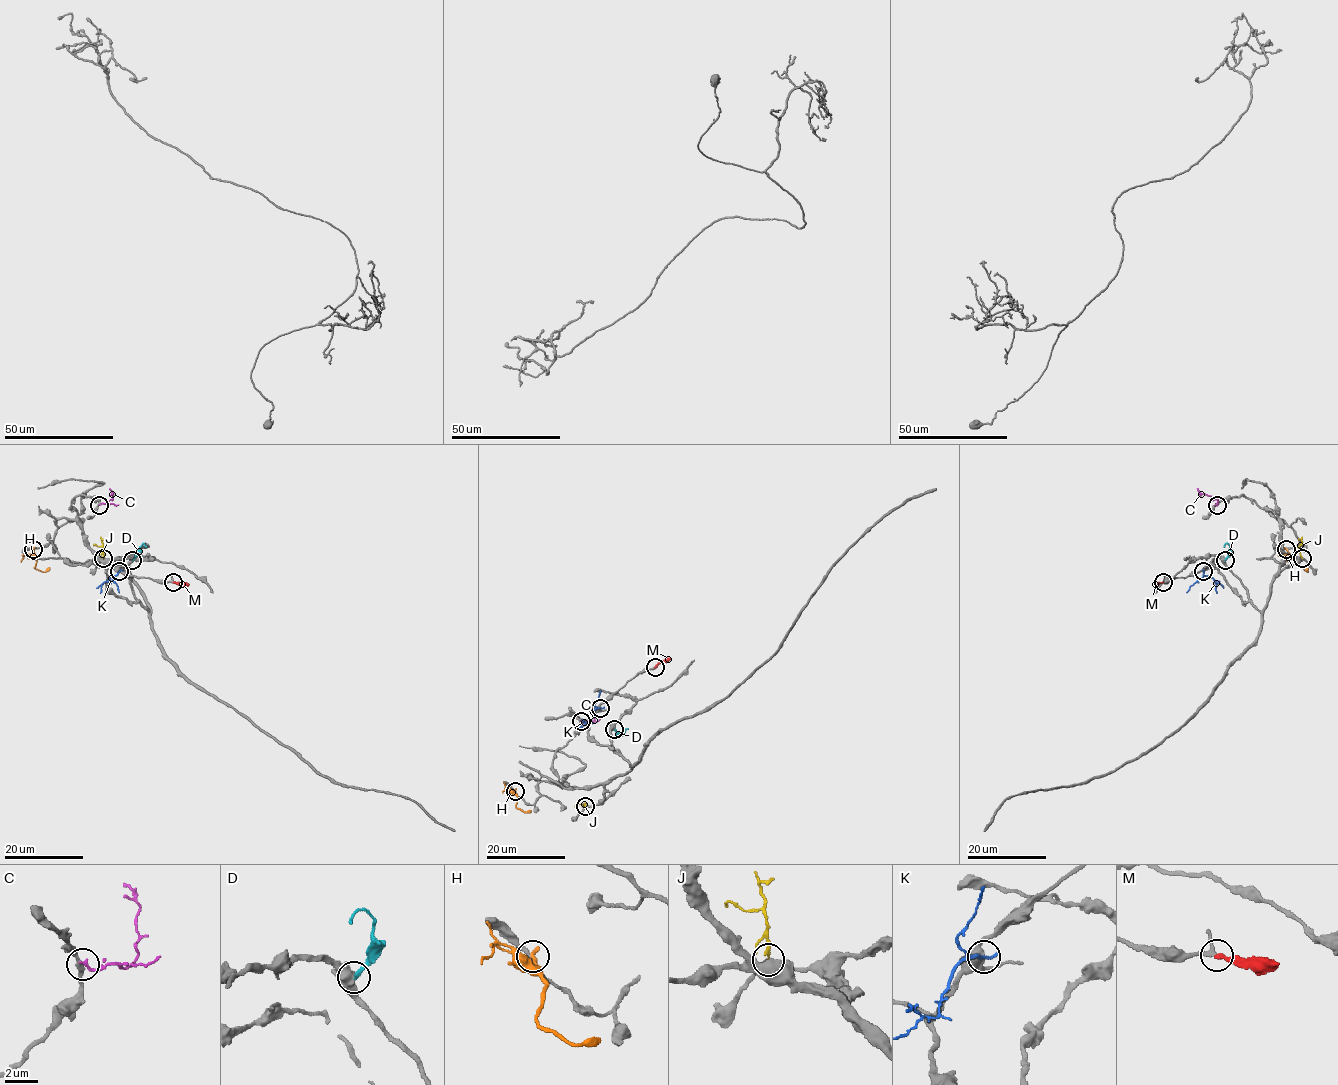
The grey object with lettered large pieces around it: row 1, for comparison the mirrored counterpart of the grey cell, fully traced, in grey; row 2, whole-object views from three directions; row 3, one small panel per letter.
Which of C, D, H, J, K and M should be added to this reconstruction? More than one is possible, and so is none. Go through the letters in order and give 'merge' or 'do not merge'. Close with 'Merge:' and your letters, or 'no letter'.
C: do not merge
D: do not merge
H: do not merge
J: do not merge
K: do not merge
M: merge
Merge: M

